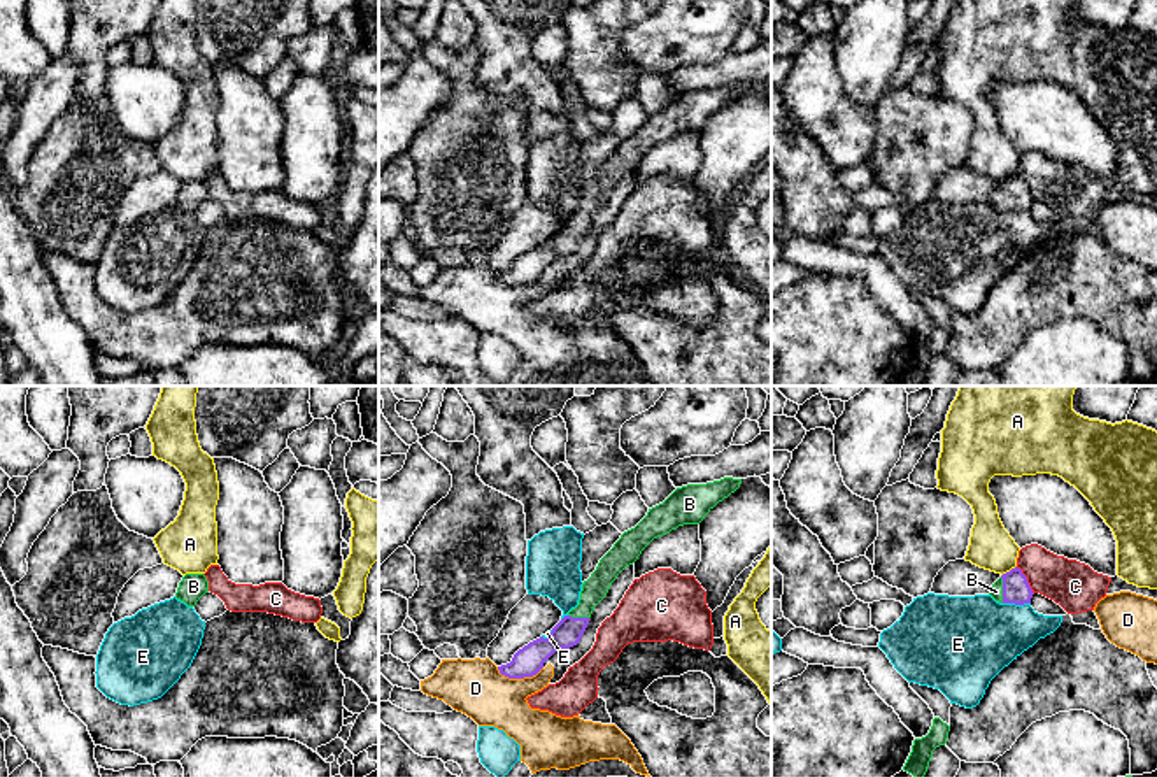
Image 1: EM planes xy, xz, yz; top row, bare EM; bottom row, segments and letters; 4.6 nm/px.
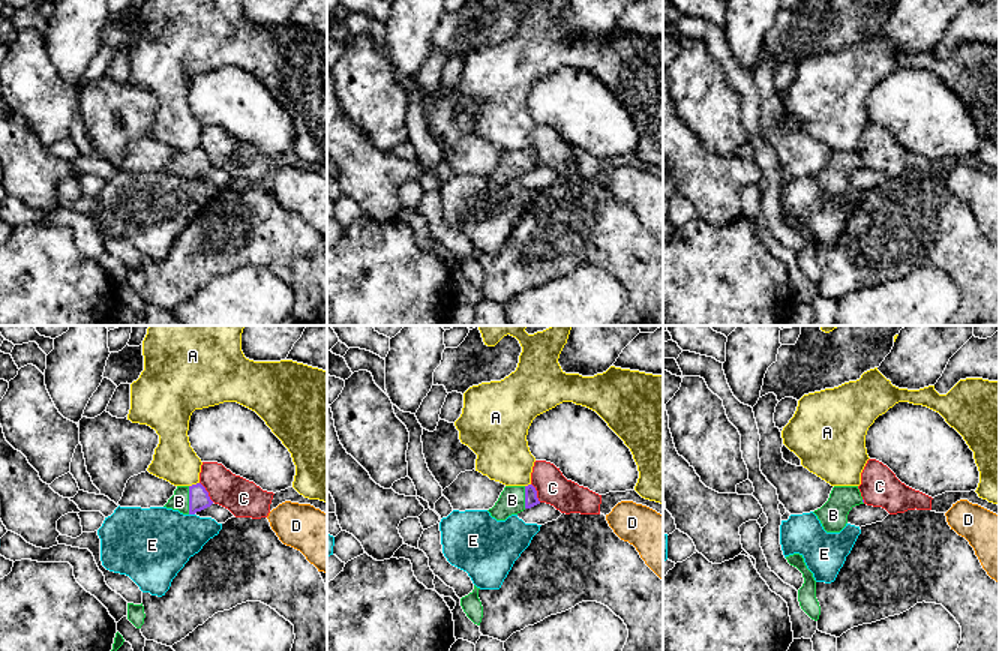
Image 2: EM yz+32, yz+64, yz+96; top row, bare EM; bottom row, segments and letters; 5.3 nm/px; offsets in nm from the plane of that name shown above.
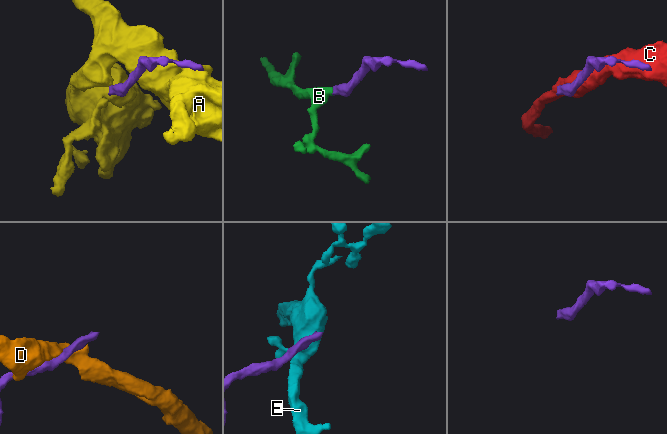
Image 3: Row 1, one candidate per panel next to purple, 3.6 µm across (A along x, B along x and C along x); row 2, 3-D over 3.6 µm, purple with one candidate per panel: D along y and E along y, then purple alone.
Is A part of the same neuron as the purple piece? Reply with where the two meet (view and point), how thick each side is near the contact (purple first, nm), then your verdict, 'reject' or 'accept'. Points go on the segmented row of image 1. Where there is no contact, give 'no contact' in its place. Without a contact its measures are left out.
yz (1010, 570) | 130/200 nm | reject

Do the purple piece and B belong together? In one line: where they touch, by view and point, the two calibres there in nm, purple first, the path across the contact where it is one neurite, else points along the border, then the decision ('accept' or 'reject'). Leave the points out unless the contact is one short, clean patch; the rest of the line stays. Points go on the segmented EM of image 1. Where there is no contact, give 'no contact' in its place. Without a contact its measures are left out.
contact yz (1003, 590); calibres 130 and 60 nm; accept

